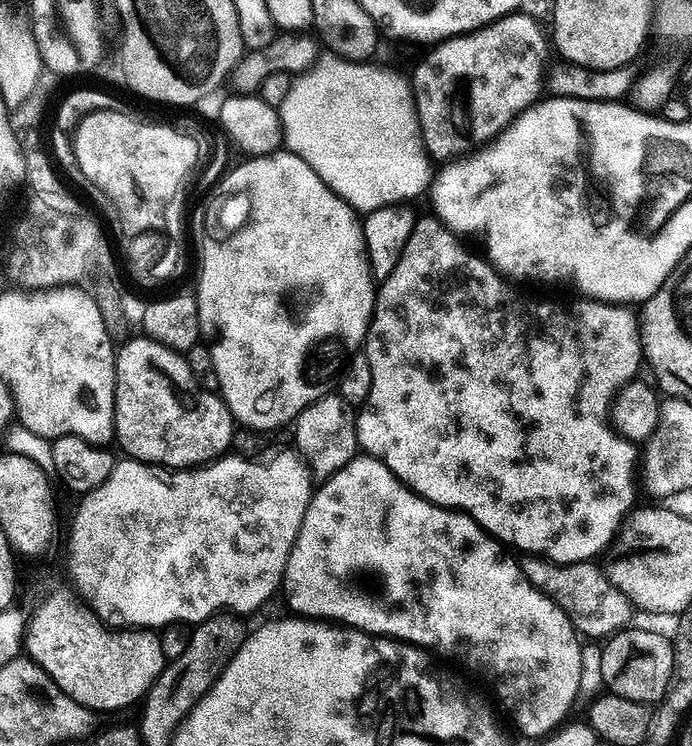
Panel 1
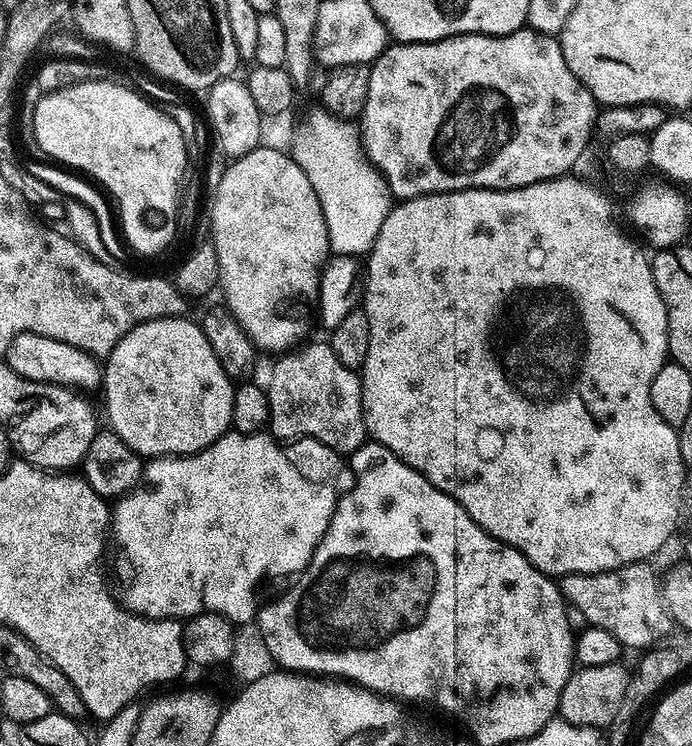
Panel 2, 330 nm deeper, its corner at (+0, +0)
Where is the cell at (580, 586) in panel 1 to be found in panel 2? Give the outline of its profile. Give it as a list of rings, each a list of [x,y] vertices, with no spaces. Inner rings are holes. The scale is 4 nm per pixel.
[[[648,562],[627,564],[609,572],[570,574],[559,581],[560,595],[578,610],[593,628],[610,630],[625,649],[647,650],[673,631],[674,621],[664,602],[662,580]]]

